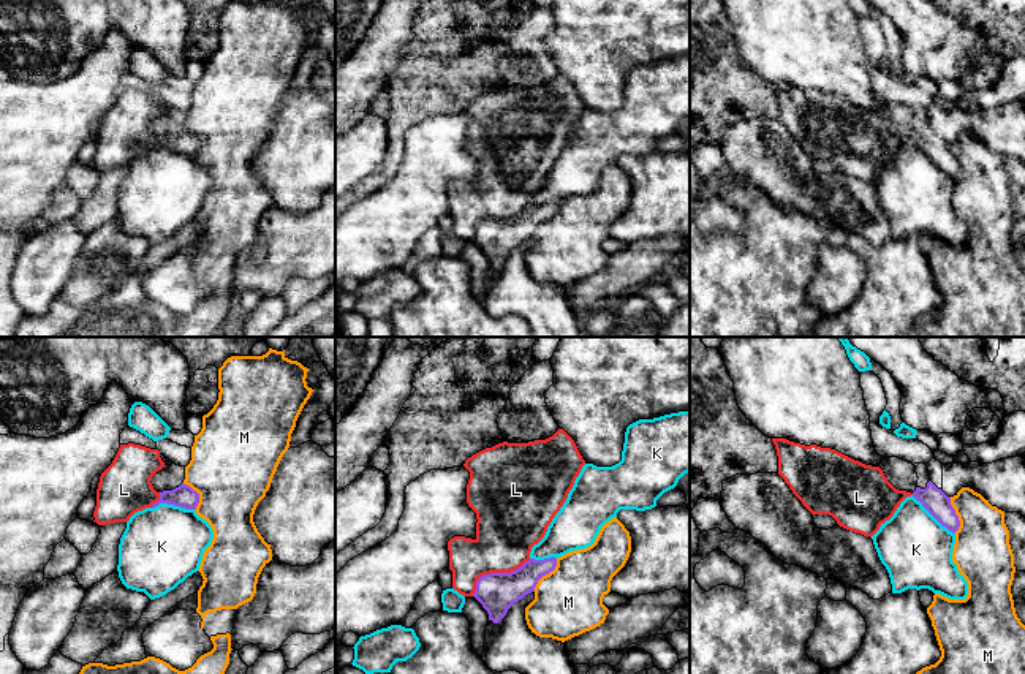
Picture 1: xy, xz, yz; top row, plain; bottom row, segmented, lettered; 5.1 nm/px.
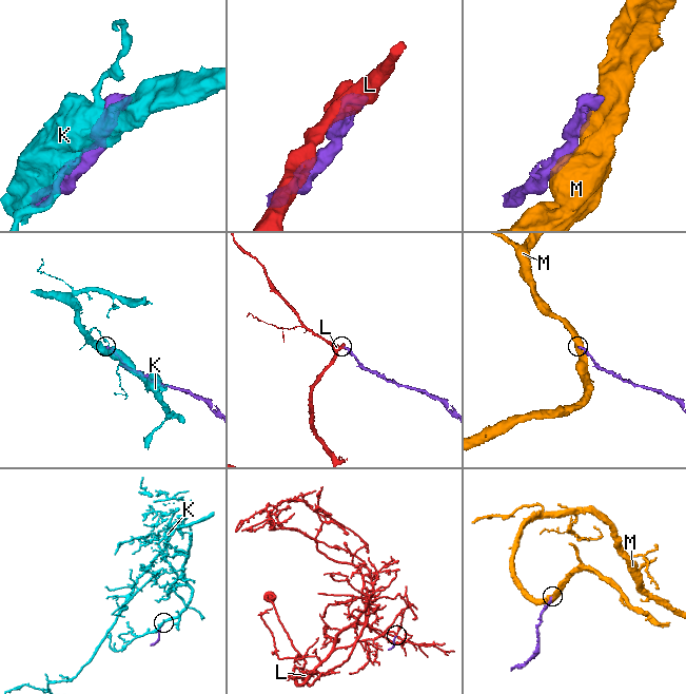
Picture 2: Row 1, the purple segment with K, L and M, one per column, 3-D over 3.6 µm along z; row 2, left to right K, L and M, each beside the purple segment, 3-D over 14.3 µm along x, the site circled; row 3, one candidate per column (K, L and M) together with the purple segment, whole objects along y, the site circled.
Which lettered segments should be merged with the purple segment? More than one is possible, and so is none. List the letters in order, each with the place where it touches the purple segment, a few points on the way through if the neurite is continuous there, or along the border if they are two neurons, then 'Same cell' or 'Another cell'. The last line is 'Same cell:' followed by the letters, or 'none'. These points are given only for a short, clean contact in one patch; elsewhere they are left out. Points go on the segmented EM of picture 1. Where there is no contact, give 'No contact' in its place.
K: Touches purple at yz (934, 516). Another cell
L: Touches purple at xz (495, 573). Boundary: xz (530, 559), (510, 571), (484, 573), (472, 595). Another cell
M: Touches purple at xz (546, 573). Another cell
Same cell: none

